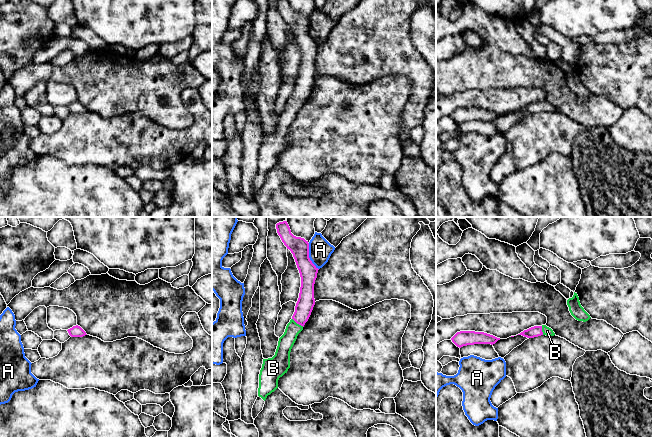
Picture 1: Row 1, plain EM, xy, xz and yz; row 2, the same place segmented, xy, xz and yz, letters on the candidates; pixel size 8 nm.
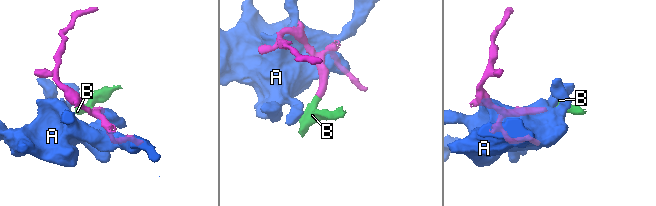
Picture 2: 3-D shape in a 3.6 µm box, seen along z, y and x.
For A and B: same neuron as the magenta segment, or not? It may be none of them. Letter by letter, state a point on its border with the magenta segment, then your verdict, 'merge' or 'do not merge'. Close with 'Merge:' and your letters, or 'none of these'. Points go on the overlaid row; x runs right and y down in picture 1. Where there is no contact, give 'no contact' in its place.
A: contact xz (308, 256); do not merge
B: contact xz (298, 323); merge
Merge: B

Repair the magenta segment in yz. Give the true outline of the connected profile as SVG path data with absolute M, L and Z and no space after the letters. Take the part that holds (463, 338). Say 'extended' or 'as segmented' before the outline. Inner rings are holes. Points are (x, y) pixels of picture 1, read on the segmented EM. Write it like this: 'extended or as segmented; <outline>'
as segmented; M460 331L452 338L452 342L459 348L474 344L495 344L500 338L484 332Z

